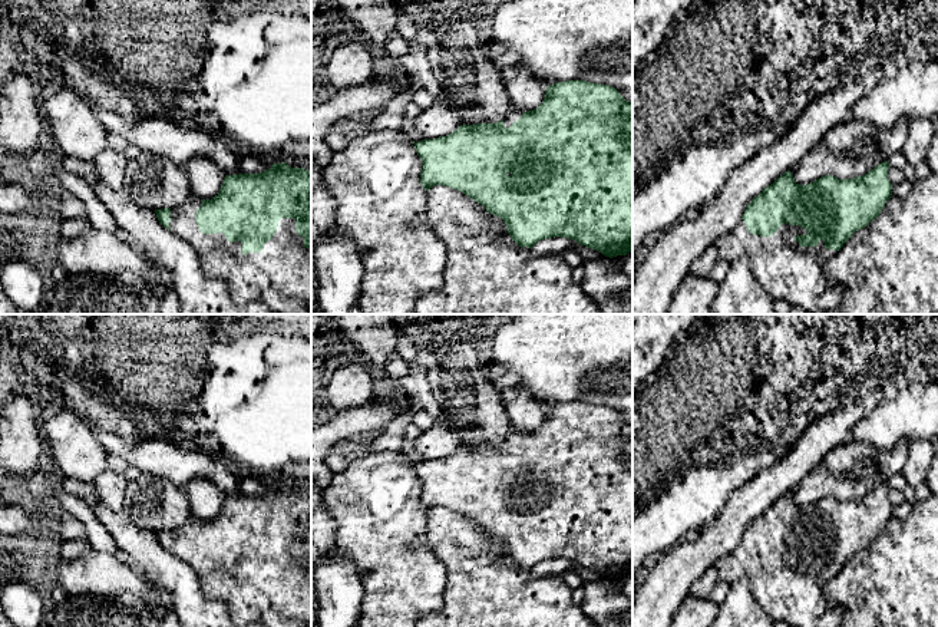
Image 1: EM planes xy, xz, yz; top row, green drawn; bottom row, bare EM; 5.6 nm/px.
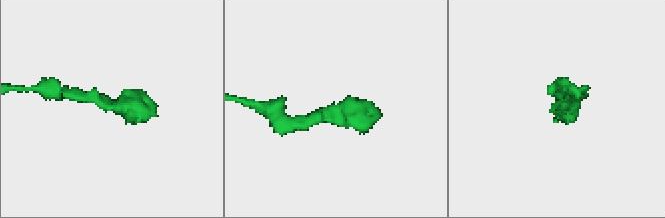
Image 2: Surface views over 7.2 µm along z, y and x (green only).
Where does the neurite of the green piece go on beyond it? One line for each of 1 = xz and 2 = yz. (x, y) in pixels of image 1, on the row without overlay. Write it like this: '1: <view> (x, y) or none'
1: none
2: none

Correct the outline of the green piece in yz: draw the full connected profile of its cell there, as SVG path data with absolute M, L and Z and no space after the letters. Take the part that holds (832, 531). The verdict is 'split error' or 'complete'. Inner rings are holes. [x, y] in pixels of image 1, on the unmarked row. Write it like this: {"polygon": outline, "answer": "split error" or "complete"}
{"polygon": "M885 482L862 498L838 501L825 496L806 506L796 505L792 494L786 492L752 521L742 541L750 555L760 558L772 558L785 544L800 547L807 552L795 558L800 568L815 568L822 561L828 571L839 572L855 552L865 550L879 537L891 519L888 491L889 485Z", "answer": "complete"}

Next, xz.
{"polygon": "M565 402L546 409L544 423L526 432L508 451L496 445L460 446L455 453L414 463L422 481L420 505L429 512L445 506L463 514L489 535L503 541L519 568L564 558L605 578L633 572L633 423L610 406Z", "answer": "complete"}

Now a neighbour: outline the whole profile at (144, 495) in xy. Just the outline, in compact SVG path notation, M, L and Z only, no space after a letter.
M148 473L128 482L123 512L151 531L178 529L192 518L185 489Z

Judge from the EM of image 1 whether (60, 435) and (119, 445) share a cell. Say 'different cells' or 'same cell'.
different cells

